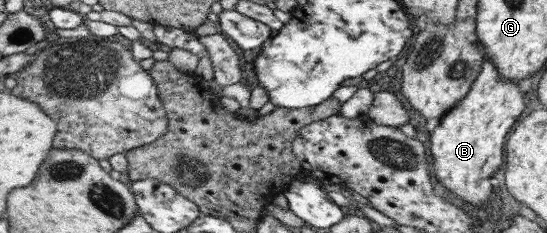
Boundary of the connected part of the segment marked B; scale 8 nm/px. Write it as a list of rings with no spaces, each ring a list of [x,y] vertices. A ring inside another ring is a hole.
[[[489,58],[482,62],[480,72],[467,94],[442,117],[429,134],[427,145],[433,160],[433,176],[455,198],[471,206],[483,206],[491,194],[491,174],[503,162],[503,142],[513,122],[523,112],[527,98],[519,91],[517,80],[500,78]]]

